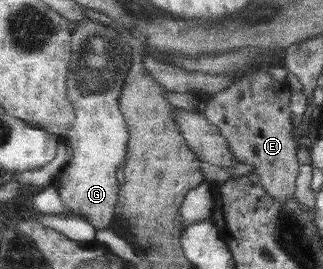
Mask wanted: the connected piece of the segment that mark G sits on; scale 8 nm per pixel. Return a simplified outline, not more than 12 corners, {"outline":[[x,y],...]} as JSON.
{"outline":[[73,32],[73,157],[52,185],[97,229],[116,222],[132,138],[120,32]]}

